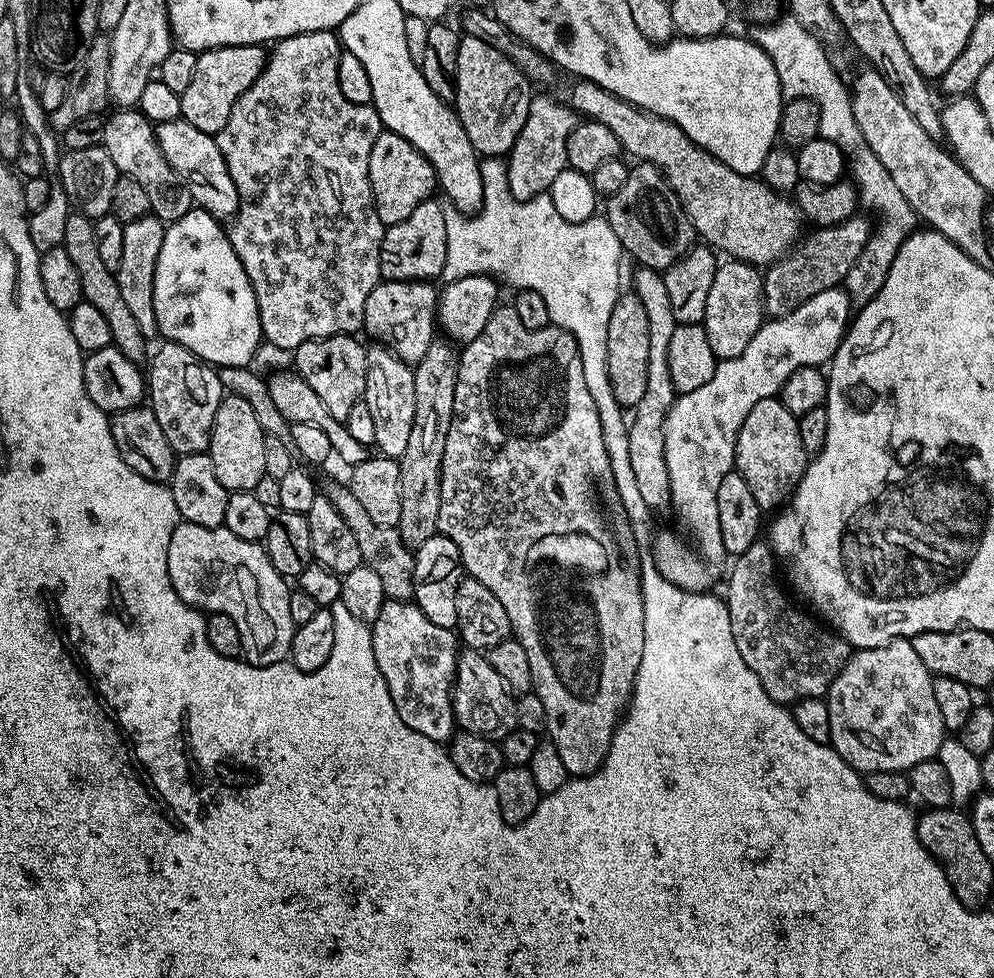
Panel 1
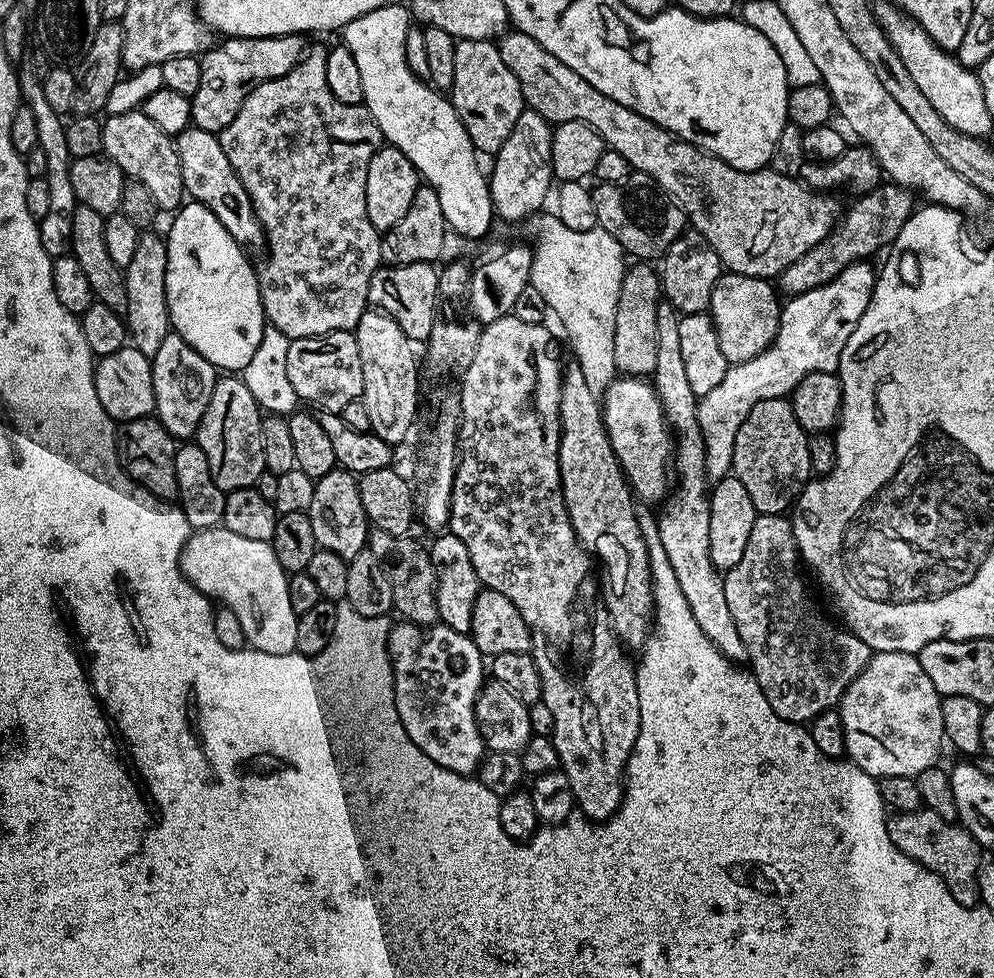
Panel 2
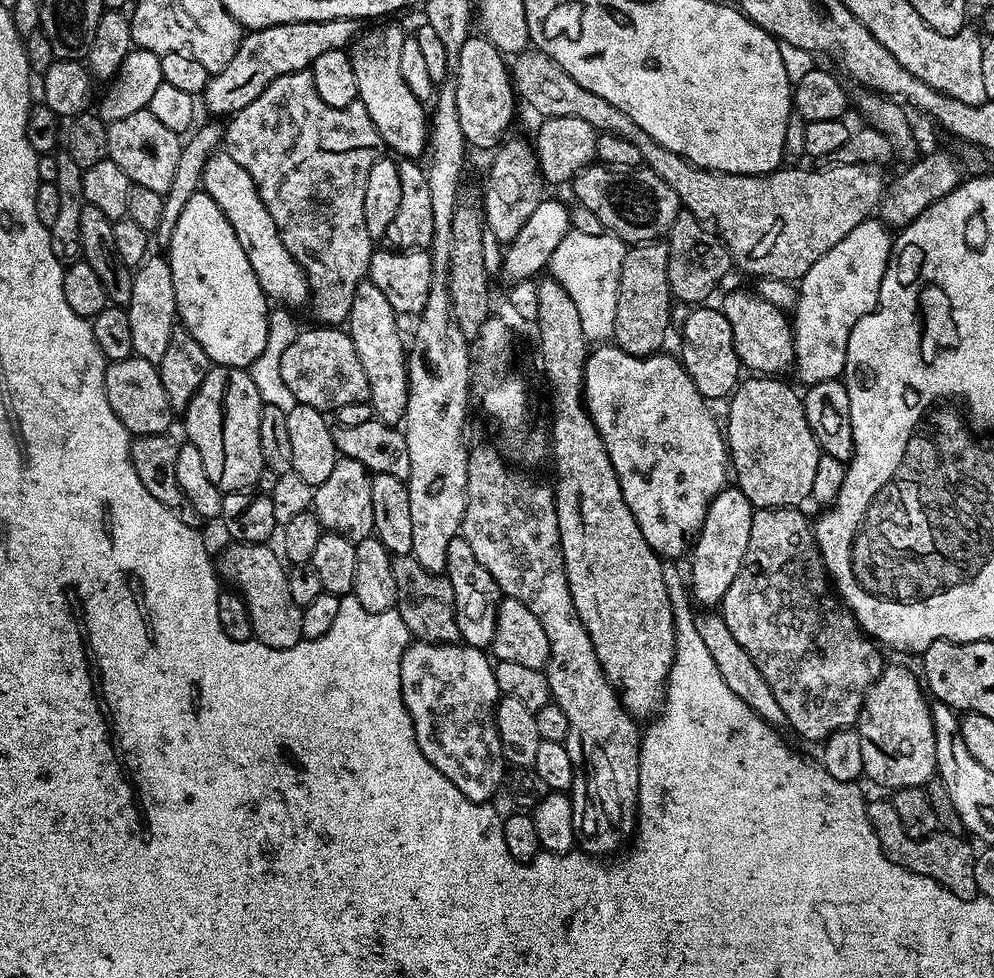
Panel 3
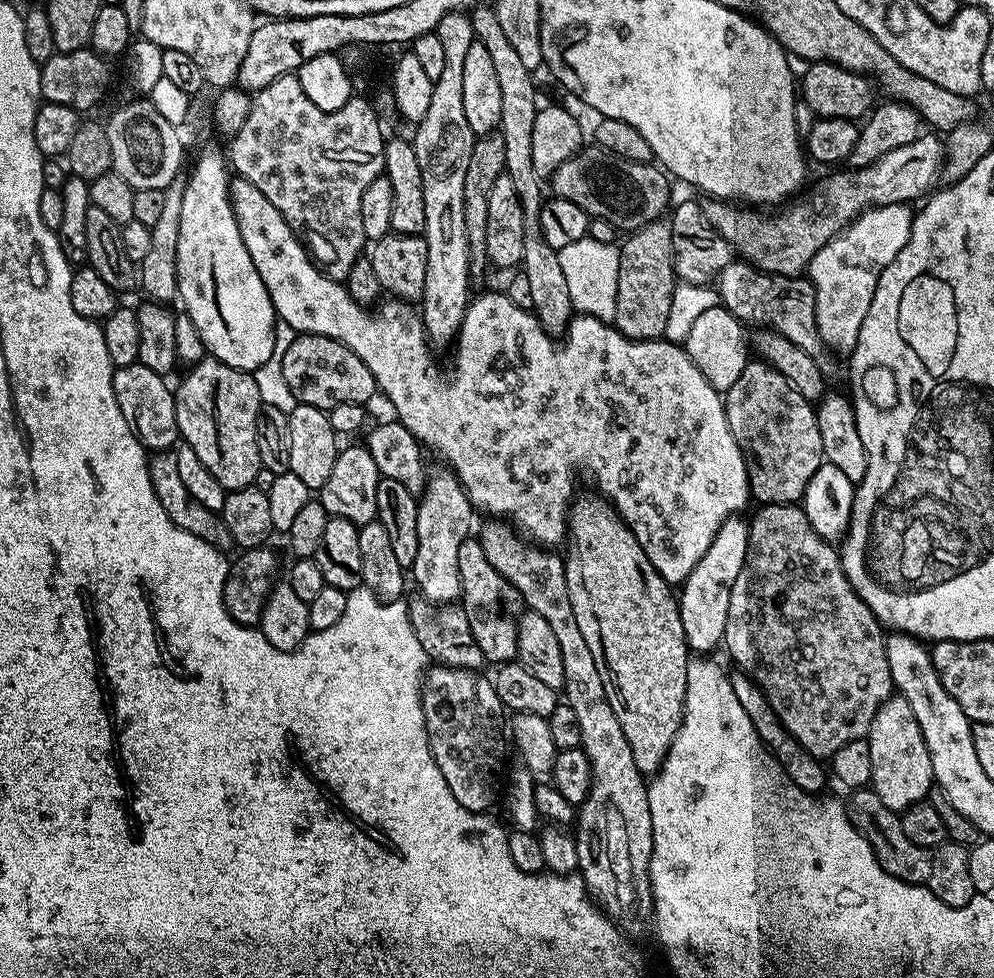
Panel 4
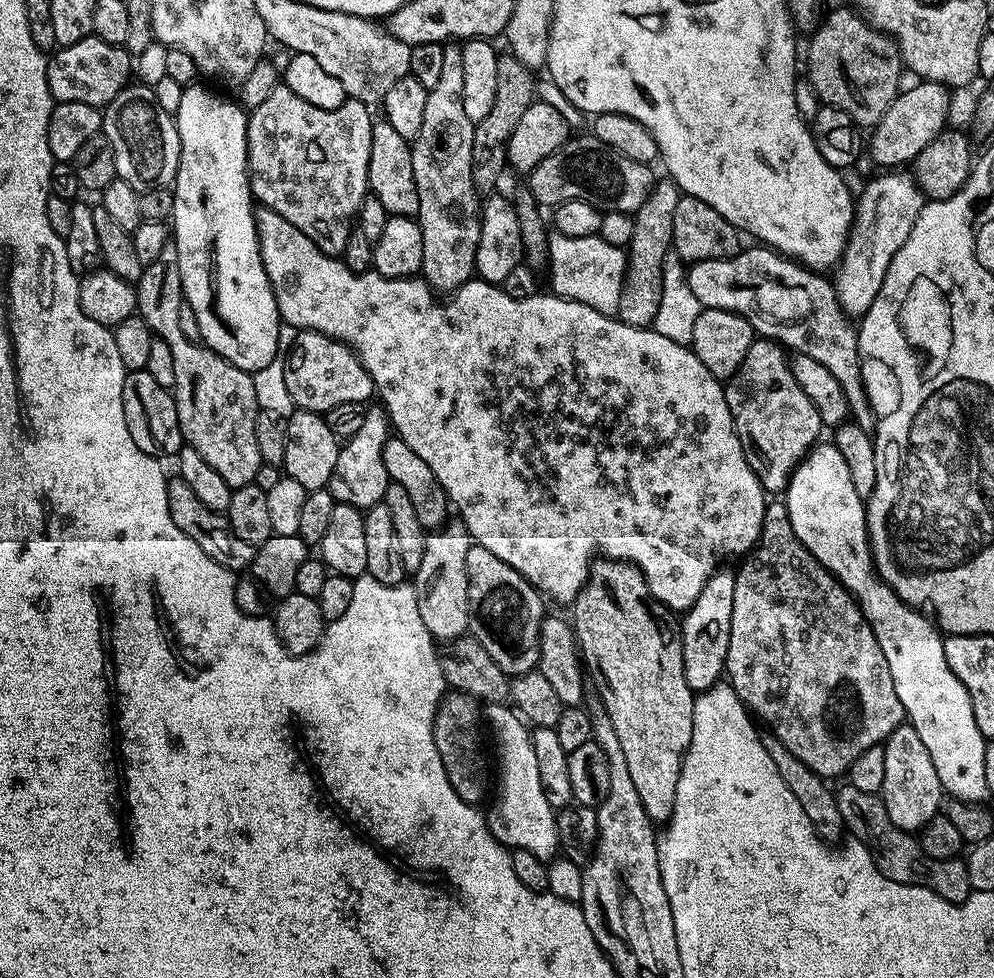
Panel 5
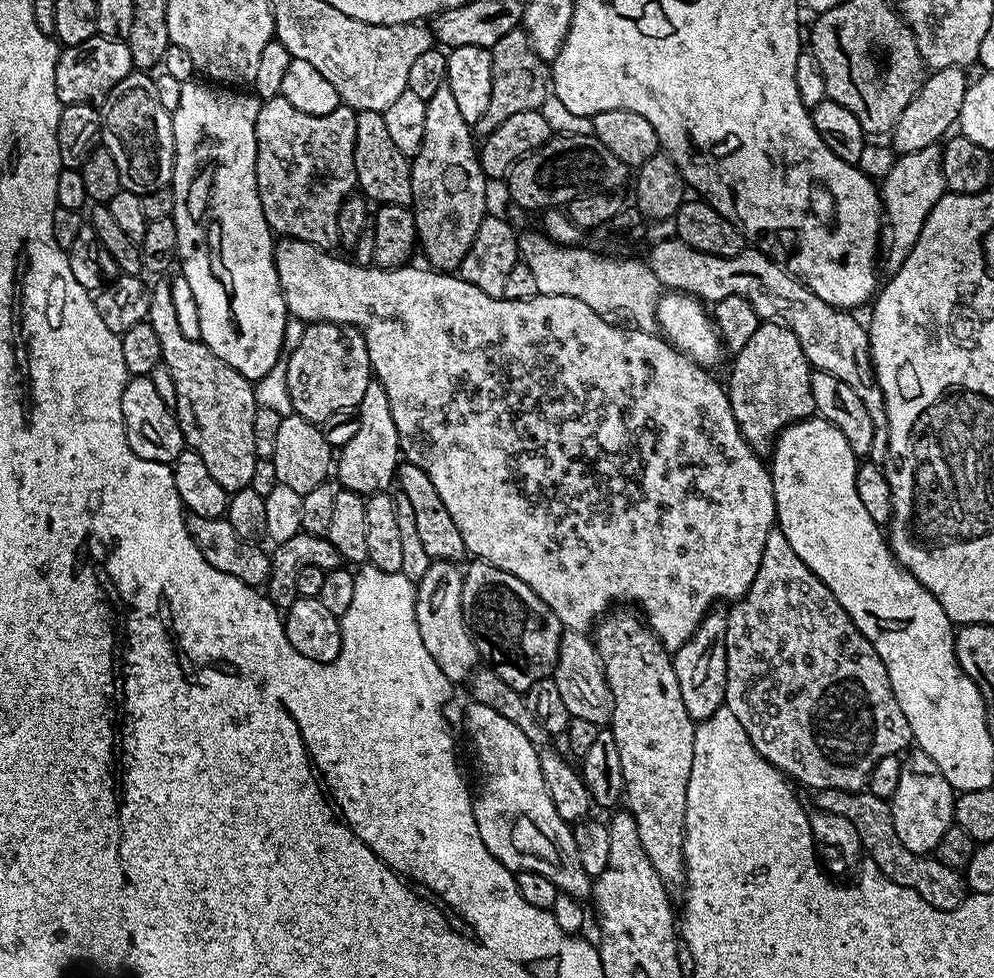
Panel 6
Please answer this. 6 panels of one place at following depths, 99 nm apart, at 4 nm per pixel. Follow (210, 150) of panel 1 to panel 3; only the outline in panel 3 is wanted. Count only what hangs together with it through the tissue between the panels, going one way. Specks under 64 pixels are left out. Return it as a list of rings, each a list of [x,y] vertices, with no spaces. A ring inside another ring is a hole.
[[[220,150],[206,162],[202,188],[214,198],[214,202],[218,202],[230,226],[234,226],[234,234],[238,234],[238,242],[242,242],[242,250],[246,250],[246,258],[250,258],[250,266],[254,266],[254,274],[269,301],[292,310],[296,310],[299,304],[307,305],[310,300],[308,276],[290,250],[286,250],[278,226],[274,226],[274,218],[270,218],[270,210],[266,210],[254,186],[254,178],[250,178],[250,174],[246,174],[226,150]]]

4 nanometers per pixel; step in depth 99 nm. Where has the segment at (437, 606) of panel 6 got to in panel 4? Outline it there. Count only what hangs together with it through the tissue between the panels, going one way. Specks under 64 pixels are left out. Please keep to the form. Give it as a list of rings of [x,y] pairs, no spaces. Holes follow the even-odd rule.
[[[451,470],[433,471],[428,477],[424,493],[418,498],[418,555],[414,557],[410,576],[420,587],[419,595],[431,604],[451,604],[460,600],[460,579],[458,578],[458,549],[462,542],[469,539],[474,509],[466,494],[464,485]]]

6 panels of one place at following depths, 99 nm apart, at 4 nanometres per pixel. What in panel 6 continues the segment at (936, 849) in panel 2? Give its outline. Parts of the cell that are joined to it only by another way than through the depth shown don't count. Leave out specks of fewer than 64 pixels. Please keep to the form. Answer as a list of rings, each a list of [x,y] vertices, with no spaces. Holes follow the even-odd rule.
[[[819,790],[815,793],[817,809],[825,812],[833,812],[842,818],[846,818],[850,822],[854,822],[854,826],[860,835],[860,842],[865,853],[870,855],[871,863],[875,864],[877,870],[887,878],[898,882],[898,886],[914,890],[918,894],[924,892],[921,898],[926,902],[930,902],[930,906],[934,906],[938,910],[946,910],[953,912],[960,903],[964,901],[966,895],[966,880],[957,869],[946,866],[933,858],[931,855],[925,854],[919,856],[910,850],[906,850],[906,846],[902,846],[902,842],[898,842],[898,834],[892,829],[892,809],[889,801],[878,798],[874,793],[861,790],[859,792],[839,792],[838,790]]]

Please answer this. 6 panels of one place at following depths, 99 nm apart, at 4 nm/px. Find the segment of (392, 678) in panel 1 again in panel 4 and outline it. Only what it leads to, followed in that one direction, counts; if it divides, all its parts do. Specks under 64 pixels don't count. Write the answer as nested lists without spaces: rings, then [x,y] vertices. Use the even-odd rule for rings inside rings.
[[[432,666],[424,673],[424,679],[420,686],[422,698],[422,714],[424,715],[424,729],[428,735],[428,745],[434,754],[434,762],[438,762],[438,770],[442,770],[442,778],[446,778],[446,786],[471,812],[487,813],[488,808],[496,800],[502,788],[504,770],[504,740],[506,744],[506,709],[498,698],[495,683],[488,680],[484,674],[473,674],[468,670],[459,668],[445,668]]]

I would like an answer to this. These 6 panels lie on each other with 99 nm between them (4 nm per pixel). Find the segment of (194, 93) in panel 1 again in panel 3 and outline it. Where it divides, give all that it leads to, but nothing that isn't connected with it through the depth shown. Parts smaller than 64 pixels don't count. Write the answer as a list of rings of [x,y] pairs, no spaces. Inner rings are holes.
[[[346,18],[303,20],[300,24],[275,24],[269,28],[249,31],[241,39],[234,58],[226,62],[221,72],[209,75],[202,101],[212,111],[213,117],[231,118],[250,106],[250,102],[254,102],[254,98],[258,98],[258,94],[262,94],[262,90],[270,86],[270,82],[286,74],[311,69],[318,54],[326,54],[326,50],[345,50],[355,41],[357,35],[357,21]]]

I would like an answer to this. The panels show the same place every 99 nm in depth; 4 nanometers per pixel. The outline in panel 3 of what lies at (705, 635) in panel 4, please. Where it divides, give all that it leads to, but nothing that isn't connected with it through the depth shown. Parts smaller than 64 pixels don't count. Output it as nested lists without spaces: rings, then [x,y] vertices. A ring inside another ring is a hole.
[[[725,486],[708,503],[704,521],[690,548],[690,592],[697,601],[700,599],[704,604],[719,605],[726,590],[730,590],[730,582],[738,578],[738,570],[742,570],[742,558],[746,558],[746,546],[750,546],[750,522],[753,511],[750,498],[746,498],[746,494],[742,494],[742,490],[735,486]]]

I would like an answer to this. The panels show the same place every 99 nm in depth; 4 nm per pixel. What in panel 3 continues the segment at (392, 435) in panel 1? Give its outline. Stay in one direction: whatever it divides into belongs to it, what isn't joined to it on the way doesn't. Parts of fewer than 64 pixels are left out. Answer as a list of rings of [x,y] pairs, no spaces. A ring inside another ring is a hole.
[[[363,279],[354,294],[350,314],[346,321],[348,337],[358,350],[358,359],[362,361],[362,370],[366,370],[368,400],[372,405],[375,419],[384,424],[399,425],[406,414],[408,401],[408,357],[406,340],[400,337],[400,324],[394,306],[378,286],[370,279]]]

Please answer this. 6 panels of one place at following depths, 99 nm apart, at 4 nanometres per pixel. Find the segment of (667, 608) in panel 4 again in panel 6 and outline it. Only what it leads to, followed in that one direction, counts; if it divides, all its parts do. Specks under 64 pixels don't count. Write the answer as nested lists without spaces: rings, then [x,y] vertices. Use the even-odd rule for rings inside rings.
[[[620,606],[609,611],[595,625],[596,653],[606,674],[612,695],[612,723],[610,731],[618,742],[618,758],[622,758],[622,778],[627,811],[638,826],[638,838],[650,866],[658,872],[665,885],[685,883],[684,823],[686,822],[686,786],[690,782],[690,766],[694,766],[694,734],[697,721],[686,714],[682,706],[682,690],[678,690],[678,674],[674,674],[669,649],[635,611],[627,612]]]

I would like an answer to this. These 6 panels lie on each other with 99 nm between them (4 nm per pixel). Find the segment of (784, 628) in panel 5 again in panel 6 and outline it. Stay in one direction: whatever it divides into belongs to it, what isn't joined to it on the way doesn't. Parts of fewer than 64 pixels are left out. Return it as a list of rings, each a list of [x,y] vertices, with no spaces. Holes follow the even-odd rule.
[[[773,530],[766,538],[766,546],[762,550],[762,562],[758,566],[758,574],[754,582],[748,587],[748,592],[735,601],[727,609],[728,625],[726,626],[726,666],[728,667],[728,681],[726,682],[726,694],[724,695],[725,705],[742,722],[742,730],[750,738],[754,750],[766,758],[778,771],[784,773],[789,781],[797,780],[805,784],[811,790],[838,790],[839,792],[859,792],[865,787],[878,762],[887,756],[895,756],[903,753],[913,743],[912,731],[906,722],[906,714],[898,706],[894,698],[894,690],[890,686],[890,678],[886,674],[886,666],[882,658],[870,646],[870,642],[854,626],[854,622],[842,610],[842,606],[830,594],[830,590],[819,580],[812,571],[794,554],[790,542],[786,542],[786,534],[779,530]]]

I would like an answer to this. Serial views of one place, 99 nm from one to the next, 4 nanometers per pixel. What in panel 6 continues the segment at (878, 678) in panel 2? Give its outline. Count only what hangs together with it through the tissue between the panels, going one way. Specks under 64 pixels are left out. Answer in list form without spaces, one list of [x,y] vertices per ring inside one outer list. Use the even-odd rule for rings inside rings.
[[[919,750],[909,751],[901,759],[900,765],[902,774],[898,777],[898,790],[894,790],[890,801],[892,829],[898,834],[898,842],[902,842],[906,850],[919,856],[935,853],[942,834],[946,834],[946,830],[954,824],[954,789],[950,782],[946,782],[942,770],[934,766],[934,758],[930,758],[930,754]]]

